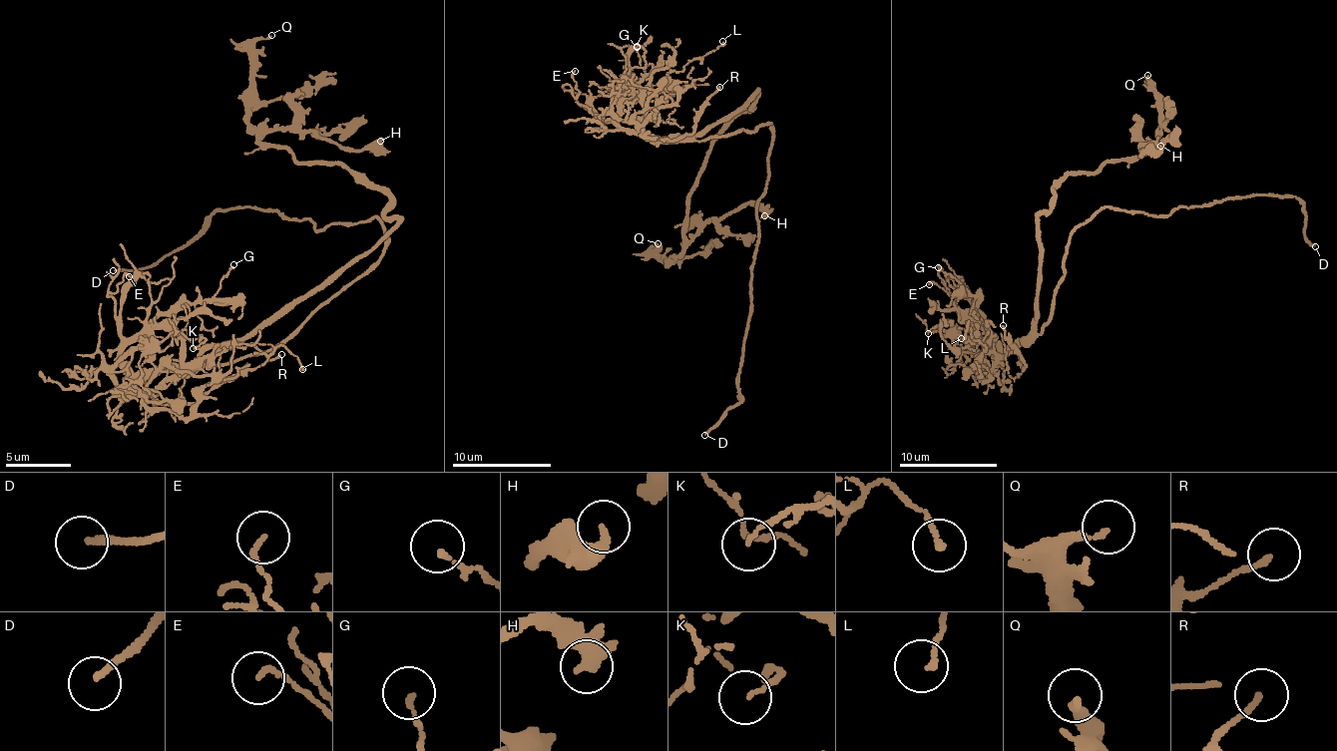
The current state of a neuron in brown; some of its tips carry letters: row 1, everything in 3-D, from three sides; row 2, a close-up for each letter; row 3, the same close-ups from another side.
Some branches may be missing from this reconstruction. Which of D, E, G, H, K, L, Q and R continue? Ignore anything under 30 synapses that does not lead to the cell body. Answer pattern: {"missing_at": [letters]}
{"missing_at": ["D"]}

